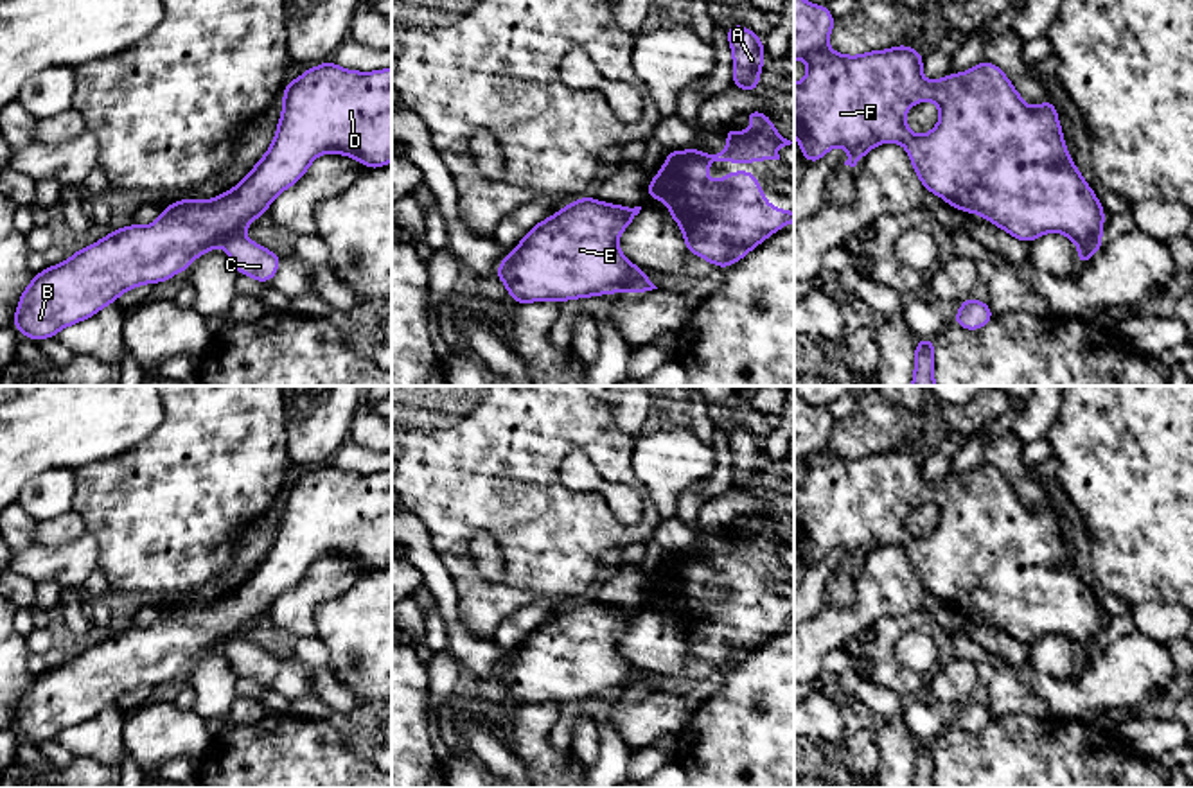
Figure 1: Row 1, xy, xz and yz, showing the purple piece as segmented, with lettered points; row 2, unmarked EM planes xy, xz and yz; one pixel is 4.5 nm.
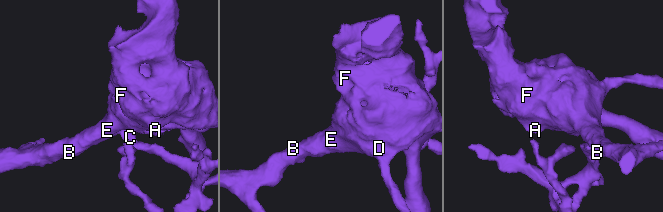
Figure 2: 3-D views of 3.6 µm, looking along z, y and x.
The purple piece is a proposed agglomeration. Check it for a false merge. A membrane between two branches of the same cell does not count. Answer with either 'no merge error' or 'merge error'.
merge error

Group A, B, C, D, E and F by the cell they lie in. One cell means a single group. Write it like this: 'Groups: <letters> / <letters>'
Groups: A B D E F / C

